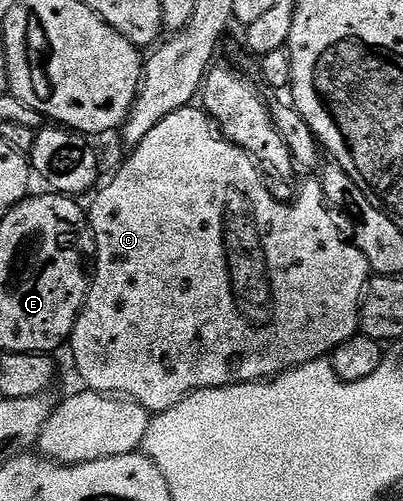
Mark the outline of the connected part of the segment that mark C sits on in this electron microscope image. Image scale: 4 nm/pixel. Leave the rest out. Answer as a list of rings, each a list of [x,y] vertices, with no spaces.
[[[199,105],[182,107],[177,109],[177,113],[169,113],[161,125],[151,130],[149,137],[134,144],[132,151],[135,152],[124,161],[123,168],[112,177],[111,183],[104,182],[98,188],[94,196],[96,199],[89,206],[89,222],[95,235],[93,278],[69,340],[71,355],[83,378],[84,388],[133,399],[149,413],[158,413],[173,409],[173,405],[194,391],[273,379],[276,375],[292,371],[294,367],[330,356],[357,334],[360,330],[359,308],[369,282],[369,268],[354,242],[347,240],[346,243],[343,240],[335,224],[336,216],[323,195],[323,184],[318,178],[309,180],[300,189],[291,207],[275,199],[274,193],[263,184],[255,160],[224,139],[211,116]]]

